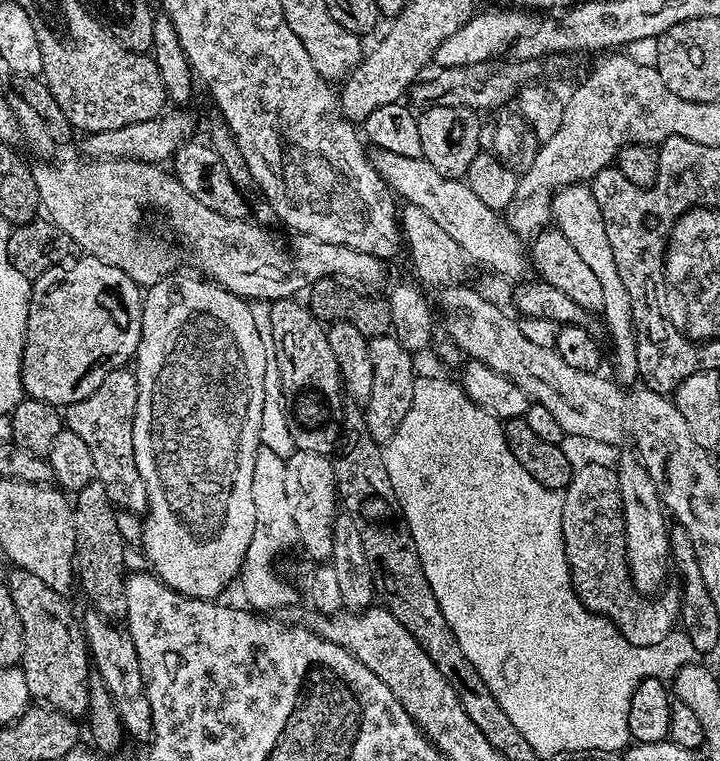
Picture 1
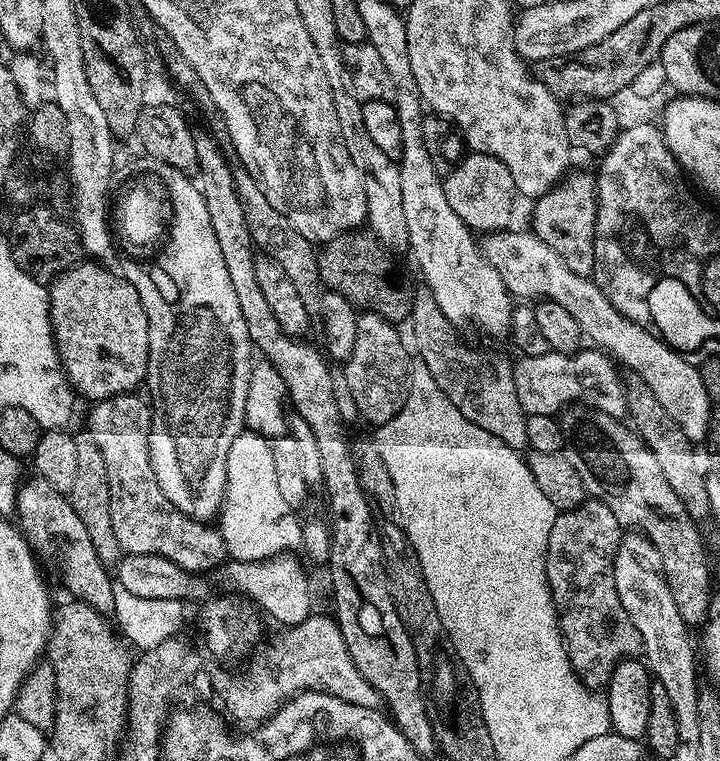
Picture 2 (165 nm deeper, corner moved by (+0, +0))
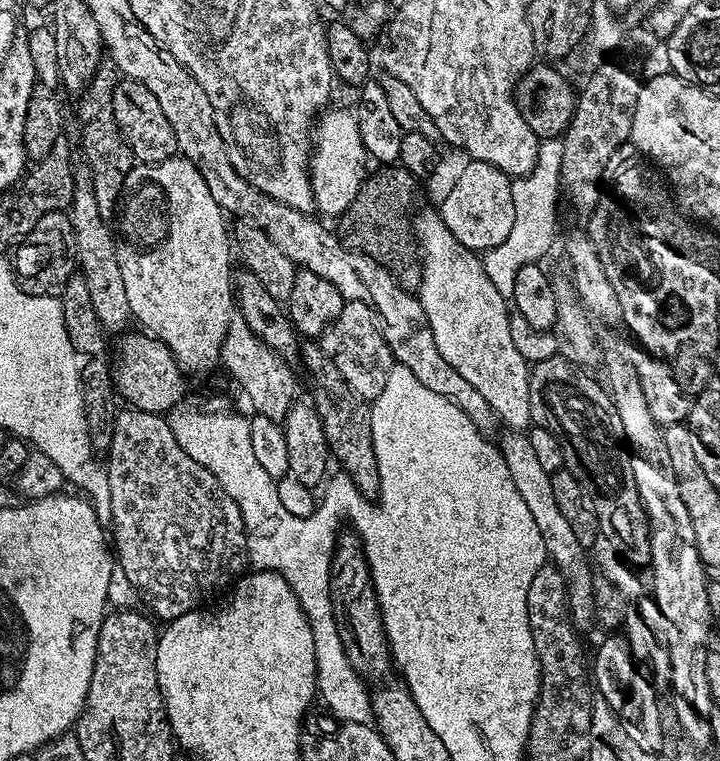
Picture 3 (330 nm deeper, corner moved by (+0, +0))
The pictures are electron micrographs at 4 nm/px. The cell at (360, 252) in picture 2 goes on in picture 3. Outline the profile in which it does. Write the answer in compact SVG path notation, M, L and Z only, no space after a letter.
M380 166L364 179L357 196L339 217L339 231L353 232L351 247L378 262L410 293L415 293L422 282L422 253L412 230L416 204L417 177L399 166Z

